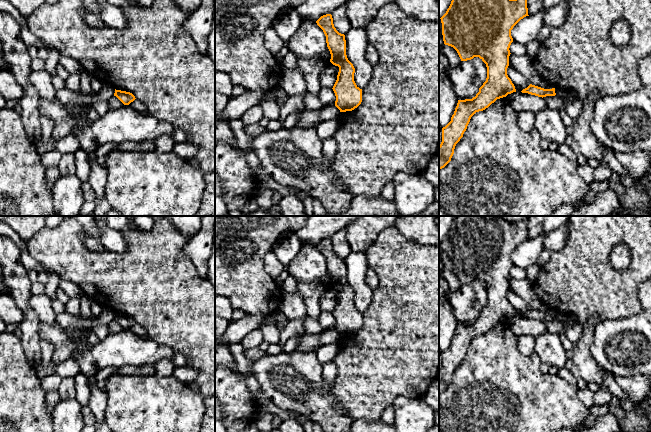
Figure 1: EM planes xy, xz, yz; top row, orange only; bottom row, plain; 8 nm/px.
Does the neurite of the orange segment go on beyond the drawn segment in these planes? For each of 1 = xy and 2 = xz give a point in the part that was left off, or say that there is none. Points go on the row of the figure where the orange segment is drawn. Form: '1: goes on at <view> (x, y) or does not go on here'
1: does not go on here
2: does not go on here

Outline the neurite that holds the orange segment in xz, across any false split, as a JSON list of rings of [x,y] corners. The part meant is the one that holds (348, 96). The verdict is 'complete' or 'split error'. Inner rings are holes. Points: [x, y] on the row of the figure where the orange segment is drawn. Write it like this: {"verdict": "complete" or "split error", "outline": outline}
{"verdict": "complete", "outline": [[[331,14],[321,16],[316,23],[326,36],[331,54],[330,62],[339,67],[337,80],[332,88],[336,96],[335,106],[340,112],[352,111],[362,102],[362,89],[354,81],[355,68],[346,55],[345,35],[334,27]]]}

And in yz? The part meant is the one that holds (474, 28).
{"verdict": "complete", "outline": [[[452,0],[446,13],[440,18],[445,45],[453,47],[461,61],[479,57],[487,67],[487,78],[472,99],[458,100],[451,121],[442,128],[442,142],[439,145],[439,170],[444,168],[454,154],[456,144],[463,137],[471,117],[488,108],[497,99],[516,92],[507,75],[510,45],[513,42],[511,30],[528,15],[527,0]]]}

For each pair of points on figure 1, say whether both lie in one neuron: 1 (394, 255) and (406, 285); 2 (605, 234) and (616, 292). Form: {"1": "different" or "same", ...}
{"1": "same", "2": "same"}

